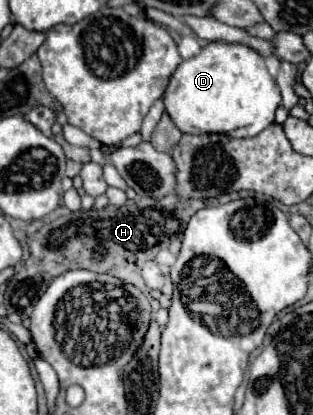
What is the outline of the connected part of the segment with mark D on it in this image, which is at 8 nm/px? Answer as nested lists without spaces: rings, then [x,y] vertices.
[[[222,41],[208,43],[196,57],[182,61],[172,73],[164,93],[166,113],[182,133],[190,135],[196,135],[198,129],[200,133],[254,137],[264,127],[272,125],[278,105],[280,93],[264,59],[248,45]]]

